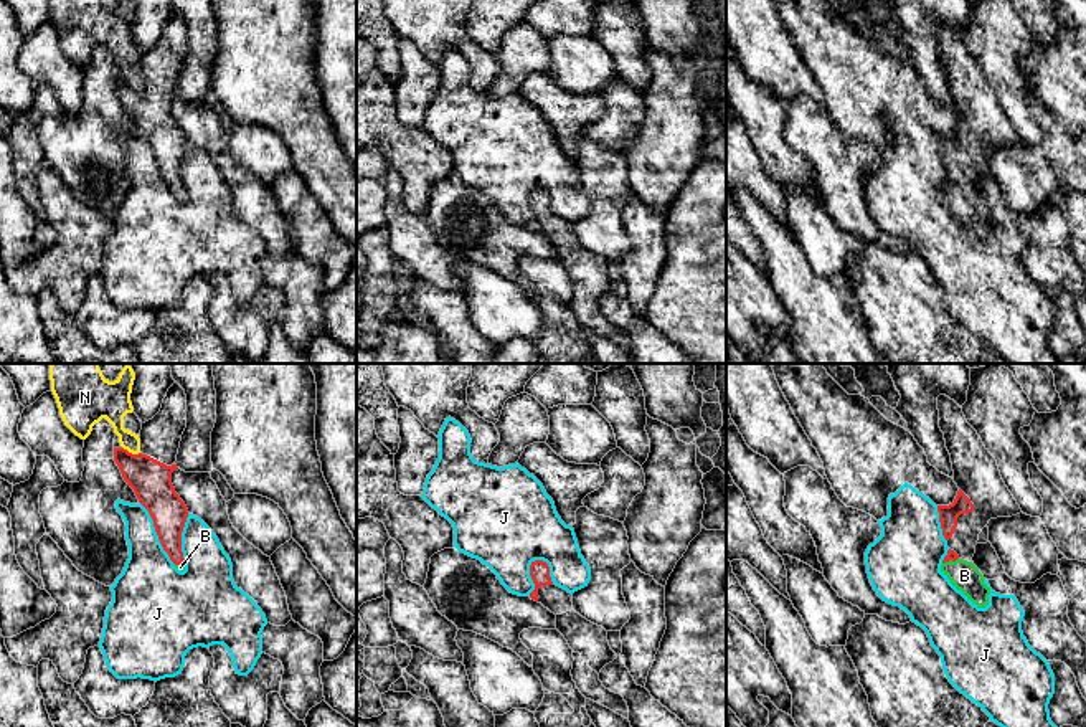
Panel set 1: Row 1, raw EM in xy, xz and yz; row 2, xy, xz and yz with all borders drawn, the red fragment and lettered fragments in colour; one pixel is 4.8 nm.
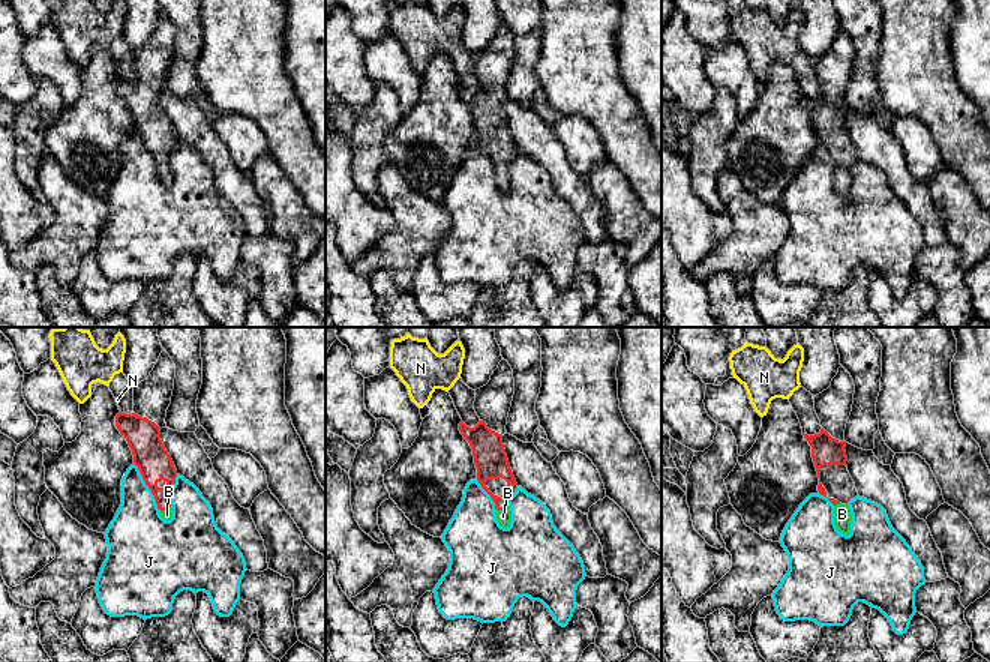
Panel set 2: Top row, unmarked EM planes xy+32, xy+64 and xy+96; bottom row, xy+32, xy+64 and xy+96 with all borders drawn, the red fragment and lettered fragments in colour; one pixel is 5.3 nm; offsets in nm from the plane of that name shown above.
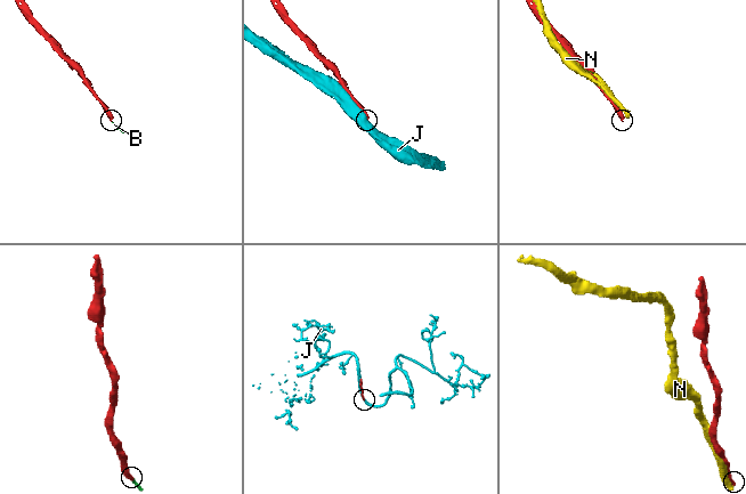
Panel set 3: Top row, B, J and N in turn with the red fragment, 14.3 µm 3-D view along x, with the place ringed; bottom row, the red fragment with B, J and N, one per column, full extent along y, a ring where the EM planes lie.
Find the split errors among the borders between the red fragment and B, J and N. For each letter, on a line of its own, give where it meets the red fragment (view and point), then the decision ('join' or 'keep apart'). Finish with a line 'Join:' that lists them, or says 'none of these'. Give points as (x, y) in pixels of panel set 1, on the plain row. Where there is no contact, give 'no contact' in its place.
B: meets red in yz at (949, 189); join
J: meets red in xz at (530, 205); keep apart
N: meets red in xy at (131, 83); keep apart
Join: B

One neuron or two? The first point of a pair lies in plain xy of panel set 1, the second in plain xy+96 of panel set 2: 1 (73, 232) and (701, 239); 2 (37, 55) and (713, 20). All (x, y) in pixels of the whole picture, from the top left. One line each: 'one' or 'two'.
1: two
2: two

